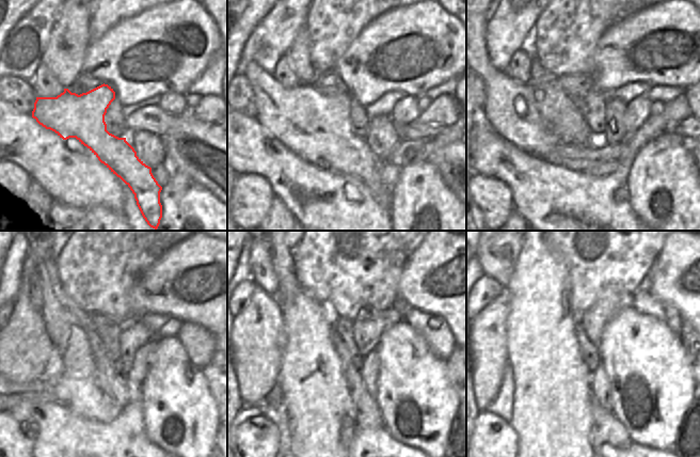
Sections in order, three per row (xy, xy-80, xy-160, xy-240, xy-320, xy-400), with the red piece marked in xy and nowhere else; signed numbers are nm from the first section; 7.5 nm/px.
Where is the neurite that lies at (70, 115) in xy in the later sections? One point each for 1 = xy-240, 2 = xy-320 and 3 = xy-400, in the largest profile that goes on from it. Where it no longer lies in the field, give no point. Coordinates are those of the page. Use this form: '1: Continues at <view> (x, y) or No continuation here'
1: Continues at xy-240 (43, 360)
2: Continues at xy-320 (271, 355)
3: Continues at xy-400 (503, 351).

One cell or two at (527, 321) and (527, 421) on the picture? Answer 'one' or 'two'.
one

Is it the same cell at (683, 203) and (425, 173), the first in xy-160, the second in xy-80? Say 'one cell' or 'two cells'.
one cell

